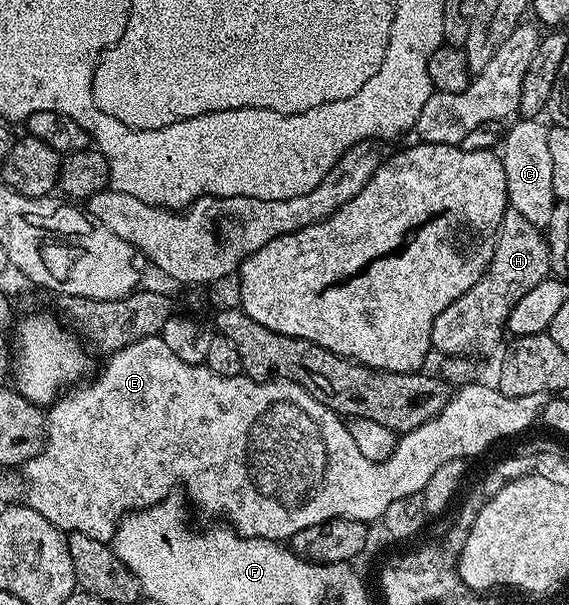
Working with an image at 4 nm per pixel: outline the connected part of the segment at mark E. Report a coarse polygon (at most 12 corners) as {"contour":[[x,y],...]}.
{"contour":[[159,335],[47,410],[26,503],[111,542],[184,485],[243,537],[379,522],[535,426],[459,386],[358,451],[298,383]]}

